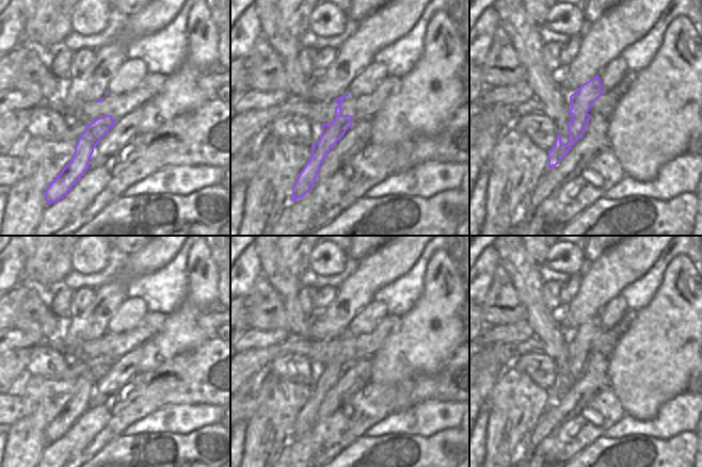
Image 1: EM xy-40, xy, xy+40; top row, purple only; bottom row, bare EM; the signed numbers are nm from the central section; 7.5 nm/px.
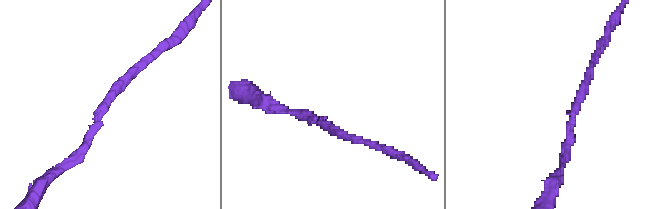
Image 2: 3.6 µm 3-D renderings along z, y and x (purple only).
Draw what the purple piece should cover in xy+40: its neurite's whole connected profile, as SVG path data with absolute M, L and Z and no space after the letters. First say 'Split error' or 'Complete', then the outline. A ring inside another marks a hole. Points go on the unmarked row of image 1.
Complete. M596 313L583 324L580 324L571 335L572 347L568 352L572 353L572 359L568 360L568 370L570 372L568 381L561 381L561 374L557 373L553 387L548 390L548 407L559 403L572 385L583 375L587 361L590 357L588 353L591 344L604 332L600 317Z

